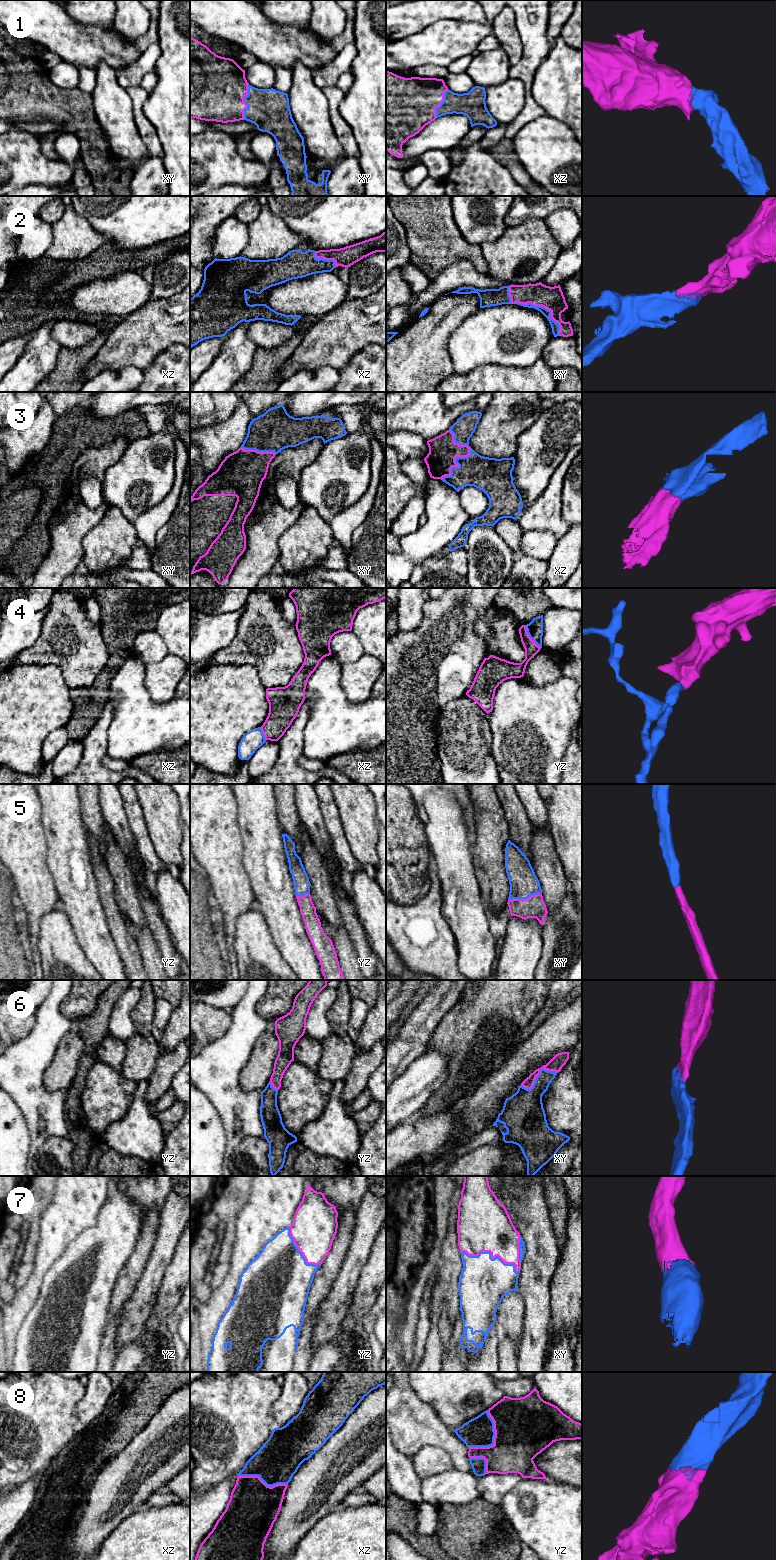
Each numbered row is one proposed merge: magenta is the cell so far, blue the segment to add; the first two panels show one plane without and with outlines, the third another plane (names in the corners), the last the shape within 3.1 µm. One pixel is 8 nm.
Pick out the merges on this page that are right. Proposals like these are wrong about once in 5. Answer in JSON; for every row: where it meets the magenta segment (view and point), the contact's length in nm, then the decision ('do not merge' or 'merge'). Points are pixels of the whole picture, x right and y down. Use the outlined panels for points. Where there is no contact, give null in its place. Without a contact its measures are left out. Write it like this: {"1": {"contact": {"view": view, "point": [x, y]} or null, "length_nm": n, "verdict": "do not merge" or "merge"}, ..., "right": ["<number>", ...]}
{"1": {"contact": {"view": "xy", "point": [244, 102]}, "length_nm": 300, "verdict": "merge"}, "2": {"contact": {"view": "xy", "point": [545, 307]}, "length_nm": 440, "verdict": "merge"}, "3": {"contact": {"view": "xz", "point": [463, 456]}, "length_nm": 420, "verdict": "merge"}, "4": {"contact": {"view": "yz", "point": [529, 637]}, "length_nm": 220, "verdict": "do not merge"}, "5": {"contact": {"view": "xy", "point": [524, 899]}, "length_nm": 280, "verdict": "merge"}, "6": {"contact": {"view": "xy", "point": [537, 1075]}, "length_nm": 300, "verdict": "merge"}, "7": {"contact": {"view": "xy", "point": [491, 1257]}, "length_nm": 500, "verdict": "merge"}, "8": {"contact": {"view": "yz", "point": [494, 1439]}, "length_nm": 340, "verdict": "merge"}, "right": ["1", "2", "3", "5", "6", "7", "8"]}

